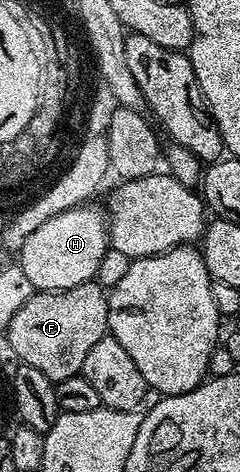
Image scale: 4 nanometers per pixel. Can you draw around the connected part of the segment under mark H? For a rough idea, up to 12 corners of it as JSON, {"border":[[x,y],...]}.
{"border":[[89,204],[24,239],[17,264],[35,290],[98,276],[108,225]]}

